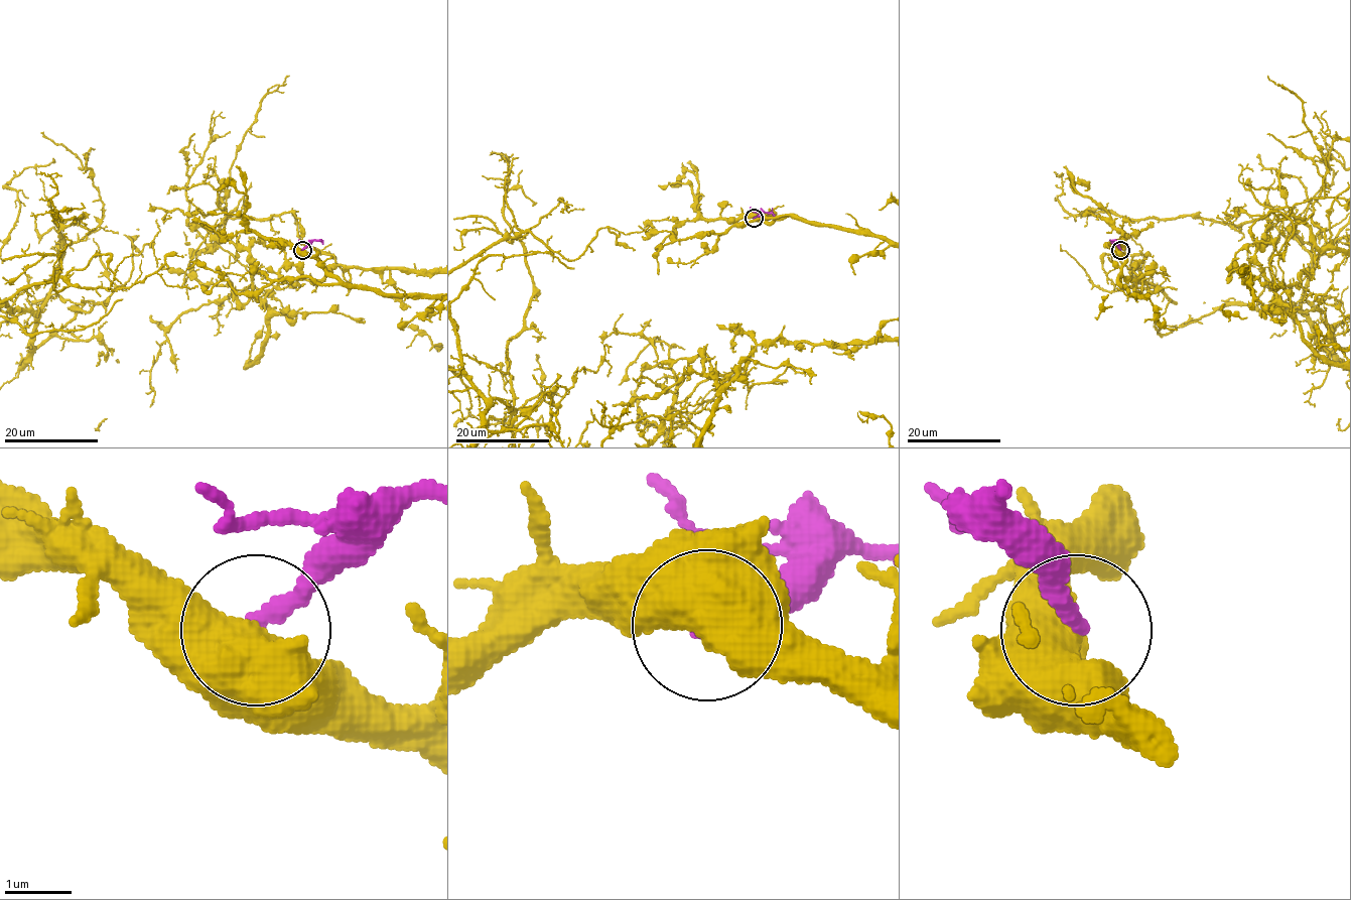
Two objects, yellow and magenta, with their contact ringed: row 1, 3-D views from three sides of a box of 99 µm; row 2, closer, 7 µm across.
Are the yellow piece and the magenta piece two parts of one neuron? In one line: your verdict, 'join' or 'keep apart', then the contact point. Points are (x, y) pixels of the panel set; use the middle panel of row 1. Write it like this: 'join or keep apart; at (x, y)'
keep apart; at (754, 218)

